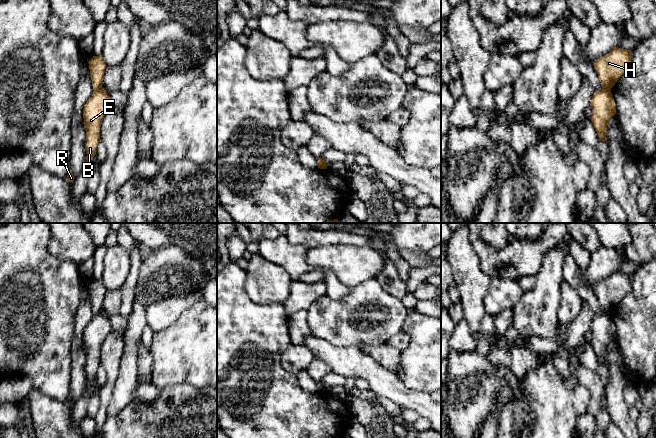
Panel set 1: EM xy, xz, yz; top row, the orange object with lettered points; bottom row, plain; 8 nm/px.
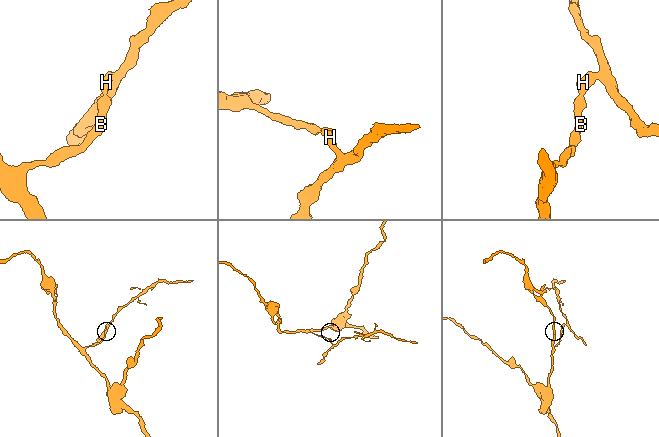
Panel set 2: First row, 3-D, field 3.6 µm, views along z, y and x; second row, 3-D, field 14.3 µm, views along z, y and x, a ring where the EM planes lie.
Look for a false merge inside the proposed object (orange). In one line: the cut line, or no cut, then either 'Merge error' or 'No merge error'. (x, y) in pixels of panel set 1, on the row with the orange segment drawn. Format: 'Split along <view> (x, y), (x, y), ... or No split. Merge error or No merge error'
Split along yz (603, 88), (610, 90). Merge error

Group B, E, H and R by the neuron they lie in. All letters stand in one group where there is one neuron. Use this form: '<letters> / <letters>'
B E R / H

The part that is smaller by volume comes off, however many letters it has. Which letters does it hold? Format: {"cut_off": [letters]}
{"cut_off": ["H"]}

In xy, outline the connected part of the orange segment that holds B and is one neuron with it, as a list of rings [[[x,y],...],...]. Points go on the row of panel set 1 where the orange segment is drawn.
[[[102,89],[94,90],[83,108],[84,128],[86,131],[86,167],[96,155],[100,139],[101,122],[113,108],[109,95]]]

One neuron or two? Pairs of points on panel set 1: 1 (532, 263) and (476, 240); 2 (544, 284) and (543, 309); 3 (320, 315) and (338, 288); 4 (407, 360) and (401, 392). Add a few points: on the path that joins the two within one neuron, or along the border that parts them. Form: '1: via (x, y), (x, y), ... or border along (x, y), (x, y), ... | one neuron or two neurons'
1: via (518, 261), (496, 261), (489, 254) | one neuron
2: via (544, 290), (543, 303) | one neuron
3: border along (353, 289), (339, 299), (331, 299), (325, 294) | two neurons
4: border along (394, 372), (407, 387), (425, 392) | two neurons

